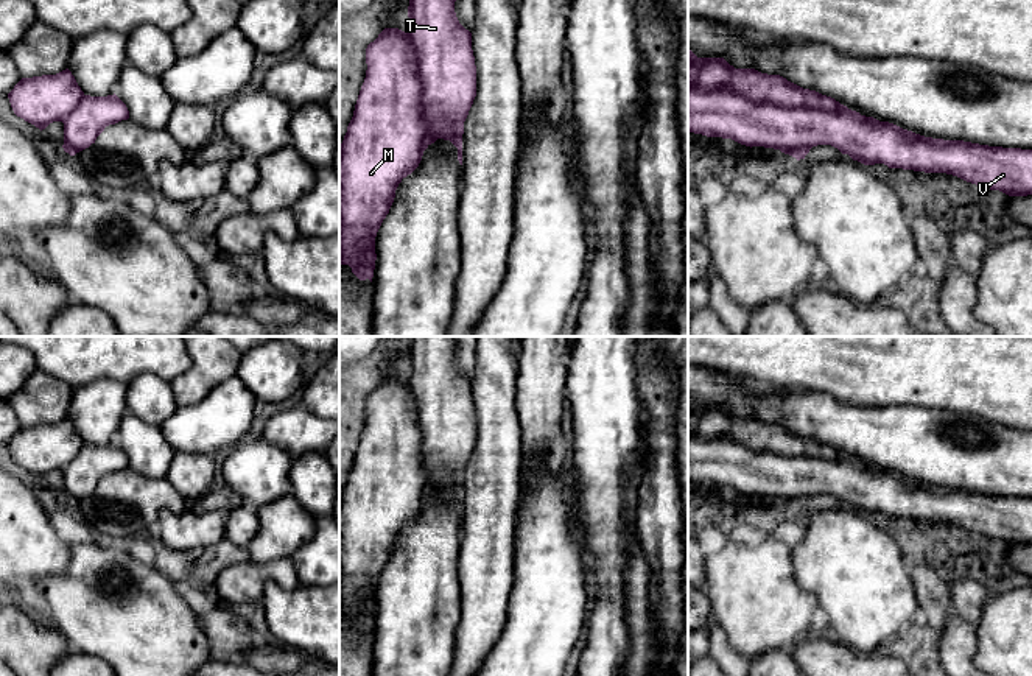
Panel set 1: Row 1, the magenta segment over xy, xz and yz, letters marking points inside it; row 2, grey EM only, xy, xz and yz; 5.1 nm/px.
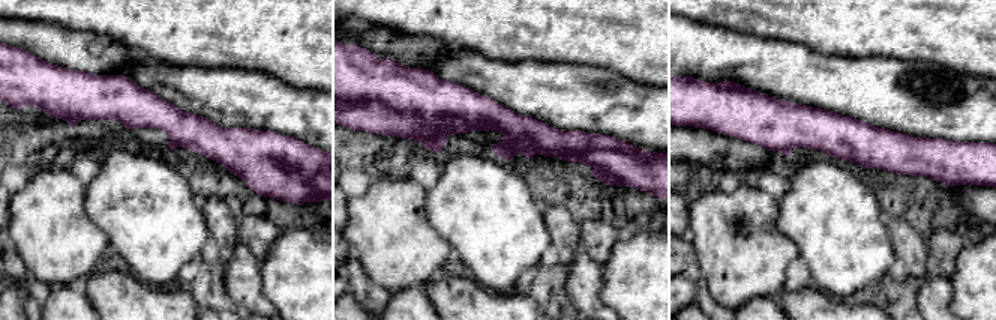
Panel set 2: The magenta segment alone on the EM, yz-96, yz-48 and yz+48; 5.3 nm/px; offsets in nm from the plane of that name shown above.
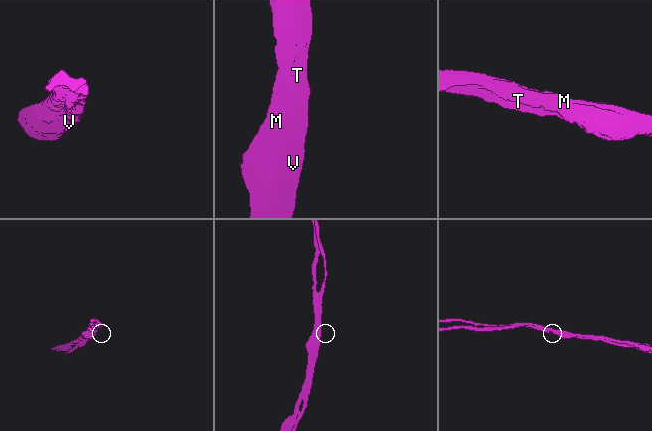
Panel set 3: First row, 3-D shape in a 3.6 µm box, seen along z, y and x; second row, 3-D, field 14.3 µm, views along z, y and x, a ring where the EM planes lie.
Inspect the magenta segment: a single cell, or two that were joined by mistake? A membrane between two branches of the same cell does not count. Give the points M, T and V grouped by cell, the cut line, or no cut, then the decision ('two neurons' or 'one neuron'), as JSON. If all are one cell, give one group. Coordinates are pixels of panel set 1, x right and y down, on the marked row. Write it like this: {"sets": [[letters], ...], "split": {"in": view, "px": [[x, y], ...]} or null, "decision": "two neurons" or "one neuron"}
{"sets": [["M", "T", "V"]], "split": null, "decision": "one neuron"}

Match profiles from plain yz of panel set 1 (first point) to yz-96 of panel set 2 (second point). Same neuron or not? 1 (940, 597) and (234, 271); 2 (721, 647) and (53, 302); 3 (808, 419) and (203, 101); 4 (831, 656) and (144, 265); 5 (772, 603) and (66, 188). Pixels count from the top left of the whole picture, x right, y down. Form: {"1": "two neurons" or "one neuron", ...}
{"1": "two neurons", "2": "two neurons", "3": "one neuron", "4": "two neurons", "5": "one neuron"}

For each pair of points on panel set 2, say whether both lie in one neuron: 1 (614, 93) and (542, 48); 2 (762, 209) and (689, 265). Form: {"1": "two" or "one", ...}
{"1": "two", "2": "two"}

